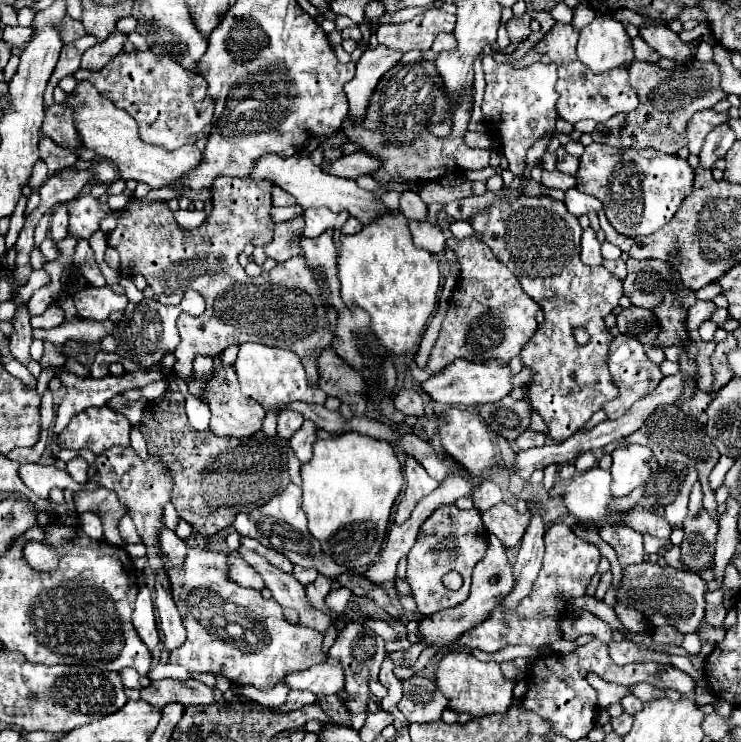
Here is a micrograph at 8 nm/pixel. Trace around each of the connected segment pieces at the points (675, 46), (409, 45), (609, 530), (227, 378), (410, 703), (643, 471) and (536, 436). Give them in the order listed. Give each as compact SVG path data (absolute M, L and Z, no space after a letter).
M646 26L640 28L640 36L646 40L648 46L652 46L660 56L672 58L672 60L686 60L688 56L694 56L696 46L700 40L696 40L694 46L684 44L676 32L672 32L668 26Z
M430 8L422 12L420 16L412 18L410 22L402 24L380 24L376 36L378 42L402 52L408 50L420 50L426 52L430 50L434 38L442 32L452 32L456 26L456 16L446 14L442 10Z
M606 524L596 528L600 532L600 538L606 540L616 550L618 562L622 568L642 562L642 556L644 556L642 536L636 530L630 530L628 526L618 526L618 524Z
M220 354L212 358L214 360L214 370L212 370L212 378L206 380L206 386L202 390L200 400L210 408L212 418L210 418L210 430L216 436L234 436L234 438L248 438L254 436L260 428L262 428L262 420L266 416L266 412L262 410L262 406L258 402L254 402L252 398L244 396L240 392L240 384L236 378L236 370L234 366L224 366Z
M412 676L402 680L402 686L404 696L398 702L398 710L408 718L408 722L434 722L448 706L446 696L428 678Z
M632 444L626 450L612 452L612 494L626 496L650 478L652 450L648 446Z
M526 430L518 440L516 440L516 446L520 450L528 450L528 448L534 448L534 446L542 446L546 440L546 434L542 432L534 432L534 430Z

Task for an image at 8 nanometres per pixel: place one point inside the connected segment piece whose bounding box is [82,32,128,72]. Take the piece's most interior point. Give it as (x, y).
(94, 58)

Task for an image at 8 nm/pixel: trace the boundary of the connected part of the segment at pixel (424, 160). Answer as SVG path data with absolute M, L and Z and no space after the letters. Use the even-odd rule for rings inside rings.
M408 62L392 66L378 82L366 116L360 124L346 118L342 122L342 132L346 138L358 146L360 152L368 152L372 158L380 160L380 168L372 172L378 182L398 180L436 180L448 174L462 174L468 170L482 170L488 166L490 152L483 149L468 148L464 134L468 132L470 112L472 112L472 86L462 90L460 100L452 100L442 76L438 74L434 62ZM452 120L452 130L446 138L432 136L432 126L438 122Z

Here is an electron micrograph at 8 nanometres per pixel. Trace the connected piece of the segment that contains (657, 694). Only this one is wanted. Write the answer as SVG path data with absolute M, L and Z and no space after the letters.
M638 682L638 684L630 686L630 692L632 692L636 698L640 698L642 702L648 702L650 698L662 698L662 696L664 696L664 692L662 692L660 688L654 688L654 686L646 684L646 682Z

